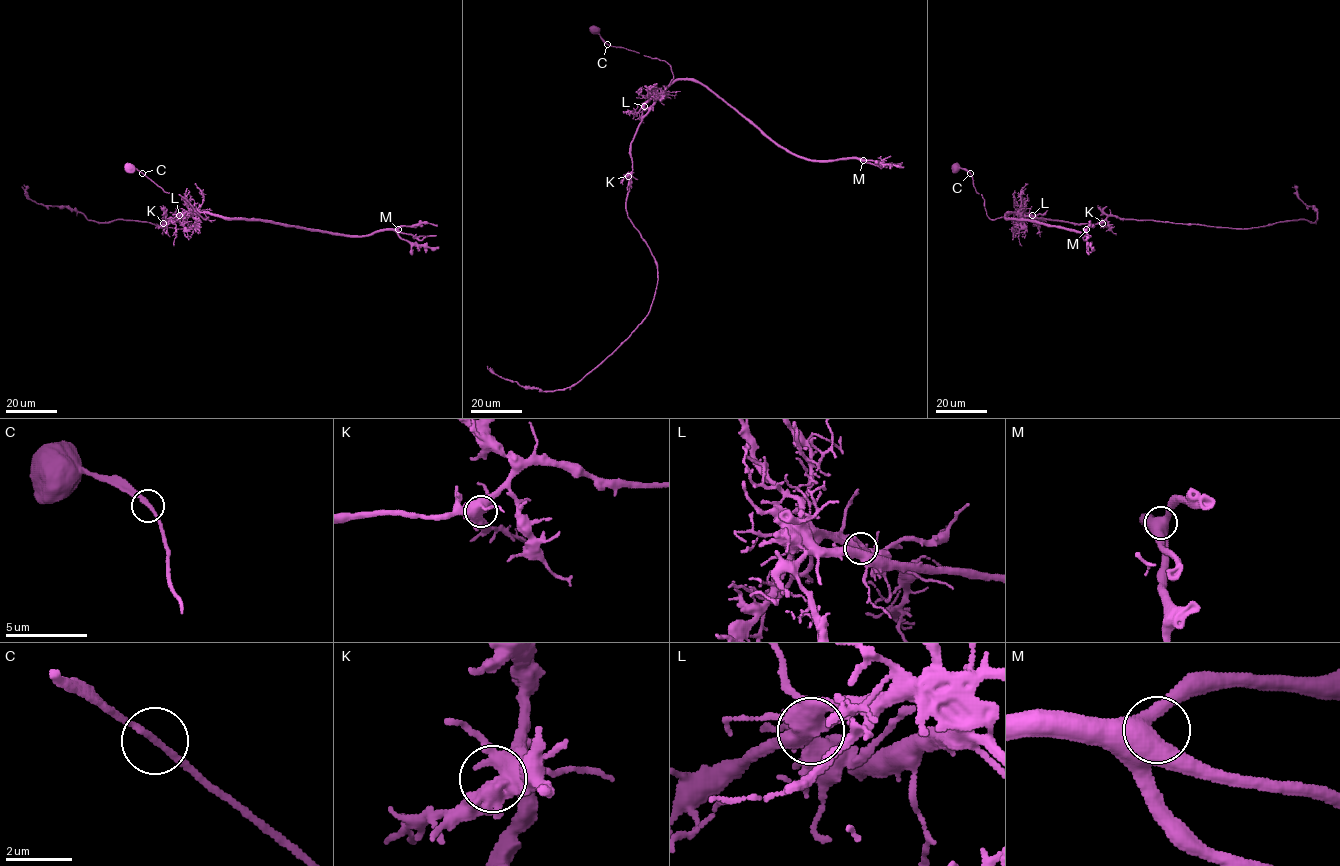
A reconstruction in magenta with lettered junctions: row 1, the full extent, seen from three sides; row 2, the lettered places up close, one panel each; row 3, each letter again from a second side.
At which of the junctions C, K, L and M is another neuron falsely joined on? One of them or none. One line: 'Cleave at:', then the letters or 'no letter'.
Cleave at: L

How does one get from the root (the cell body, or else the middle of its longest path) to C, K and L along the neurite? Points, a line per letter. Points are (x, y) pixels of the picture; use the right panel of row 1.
C: (956, 166), (970, 173)
K: (956, 166), (971, 175), (975, 190), (982, 196), (986, 213), (991, 219), (1020, 213), (1071, 223), (1102, 223)
L: (956, 166), (971, 175), (975, 190), (982, 196), (986, 213), (991, 219), (1011, 213), (1032, 215)

